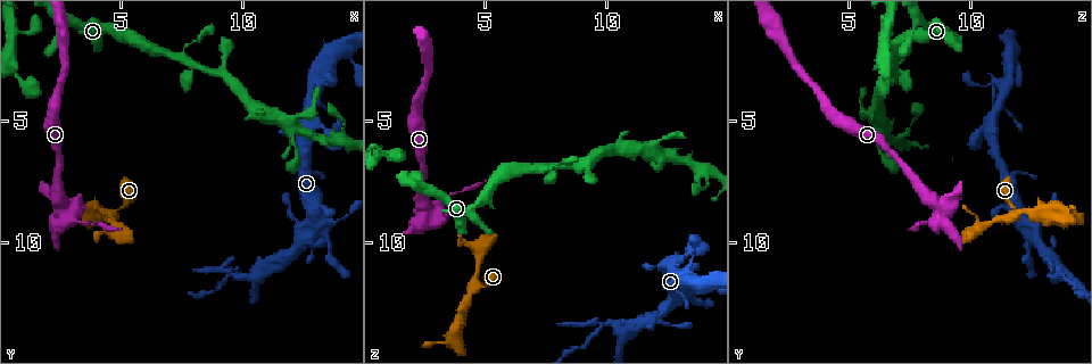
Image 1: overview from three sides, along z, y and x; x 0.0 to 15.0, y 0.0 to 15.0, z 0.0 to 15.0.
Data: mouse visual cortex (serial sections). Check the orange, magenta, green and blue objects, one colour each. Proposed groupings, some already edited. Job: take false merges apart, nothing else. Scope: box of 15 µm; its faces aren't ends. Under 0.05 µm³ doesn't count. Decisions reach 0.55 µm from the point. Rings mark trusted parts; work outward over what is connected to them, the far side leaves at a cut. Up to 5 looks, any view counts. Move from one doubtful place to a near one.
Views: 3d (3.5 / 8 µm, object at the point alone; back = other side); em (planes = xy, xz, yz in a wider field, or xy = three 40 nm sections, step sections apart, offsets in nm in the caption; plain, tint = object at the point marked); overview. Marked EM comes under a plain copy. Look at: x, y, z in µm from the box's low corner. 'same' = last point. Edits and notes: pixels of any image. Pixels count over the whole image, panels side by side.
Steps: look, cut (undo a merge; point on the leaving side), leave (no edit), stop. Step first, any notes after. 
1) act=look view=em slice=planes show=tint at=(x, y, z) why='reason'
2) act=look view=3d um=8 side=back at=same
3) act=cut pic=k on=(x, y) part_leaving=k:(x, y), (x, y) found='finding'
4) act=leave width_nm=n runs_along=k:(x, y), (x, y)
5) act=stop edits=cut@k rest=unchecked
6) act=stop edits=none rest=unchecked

act=look view=em slice=xy step=2 show=tint at=(13.0, 3.7, 11.4) why='branch point'

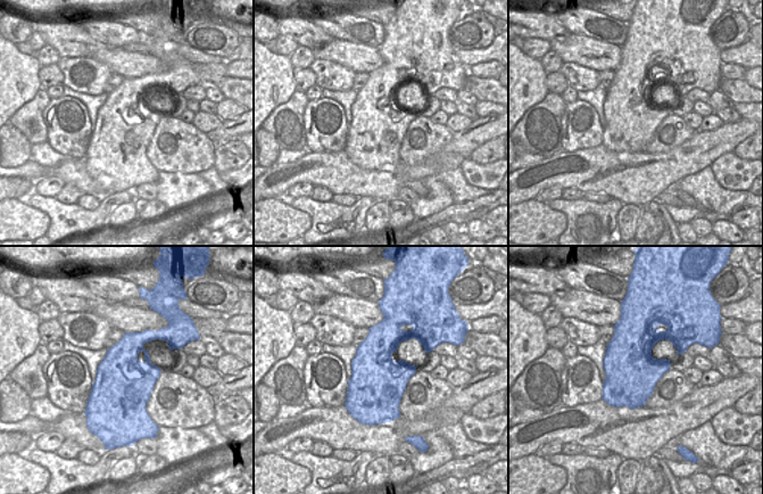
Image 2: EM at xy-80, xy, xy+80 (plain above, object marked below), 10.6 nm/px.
act=look view=3d um=3.5 at=same why='wider look'

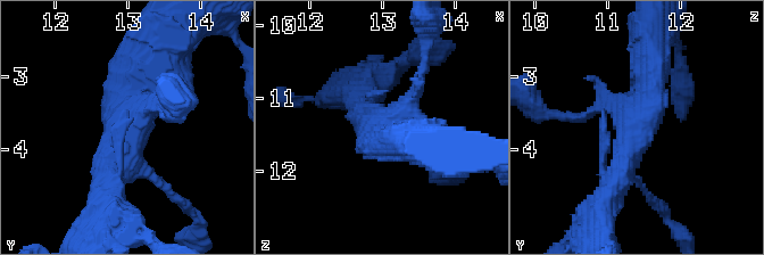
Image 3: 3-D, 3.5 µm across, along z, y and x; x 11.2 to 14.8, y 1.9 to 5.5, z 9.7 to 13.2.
act=leave arm_widths_nm=100,200,350,450 runs_along=3:(108, 195), (125, 100), (154, 65) found='one cell here'

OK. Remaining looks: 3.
act=look view=3d um=8 at=(13.0, 9.3, 12.3) why='thin arm on a thick one'

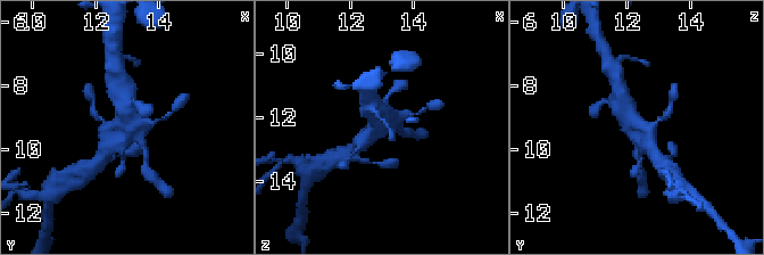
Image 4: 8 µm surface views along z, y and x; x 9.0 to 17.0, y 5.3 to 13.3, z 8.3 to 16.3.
act=look view=em slice=xy step=3 show=tint at=(13.0, 9.3, 12.2)

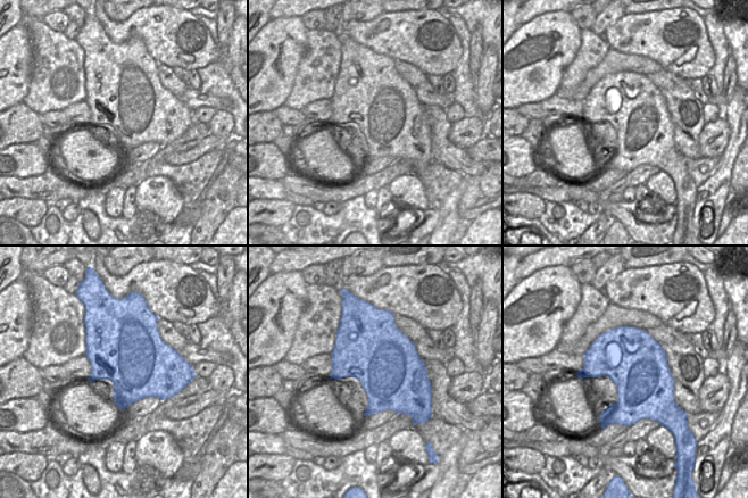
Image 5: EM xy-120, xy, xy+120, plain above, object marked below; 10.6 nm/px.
act=leave runs_along=4:(620, 90), (628, 116), (646, 144) found='all the same cell'

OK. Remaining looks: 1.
act=stop edits=none rest=unchecked

